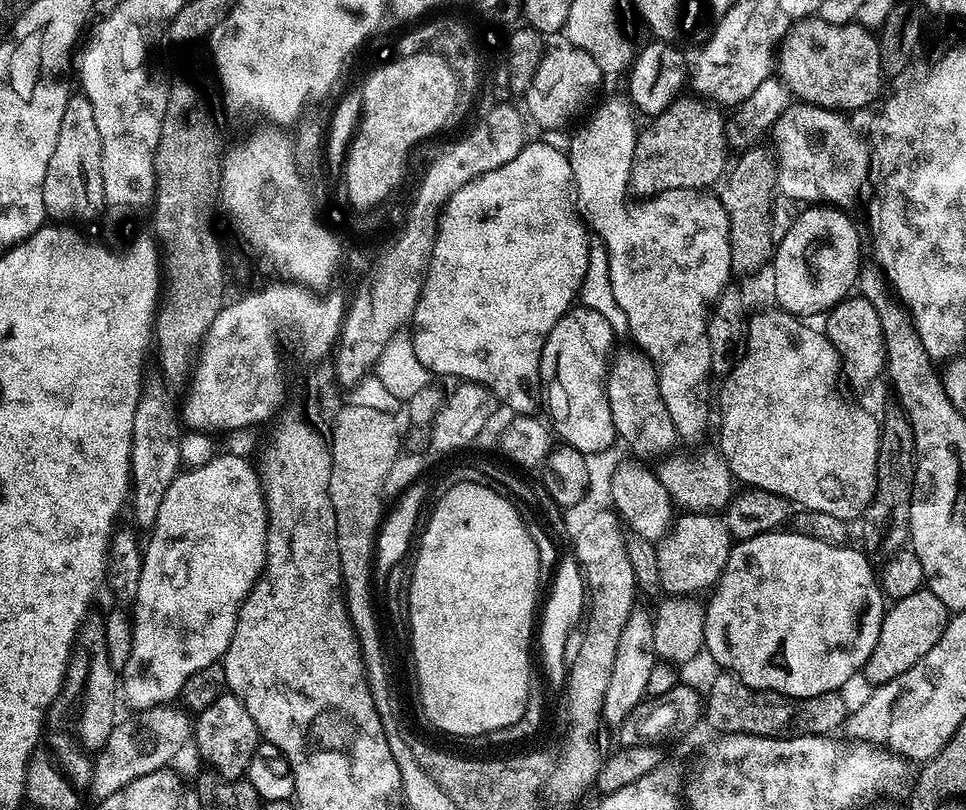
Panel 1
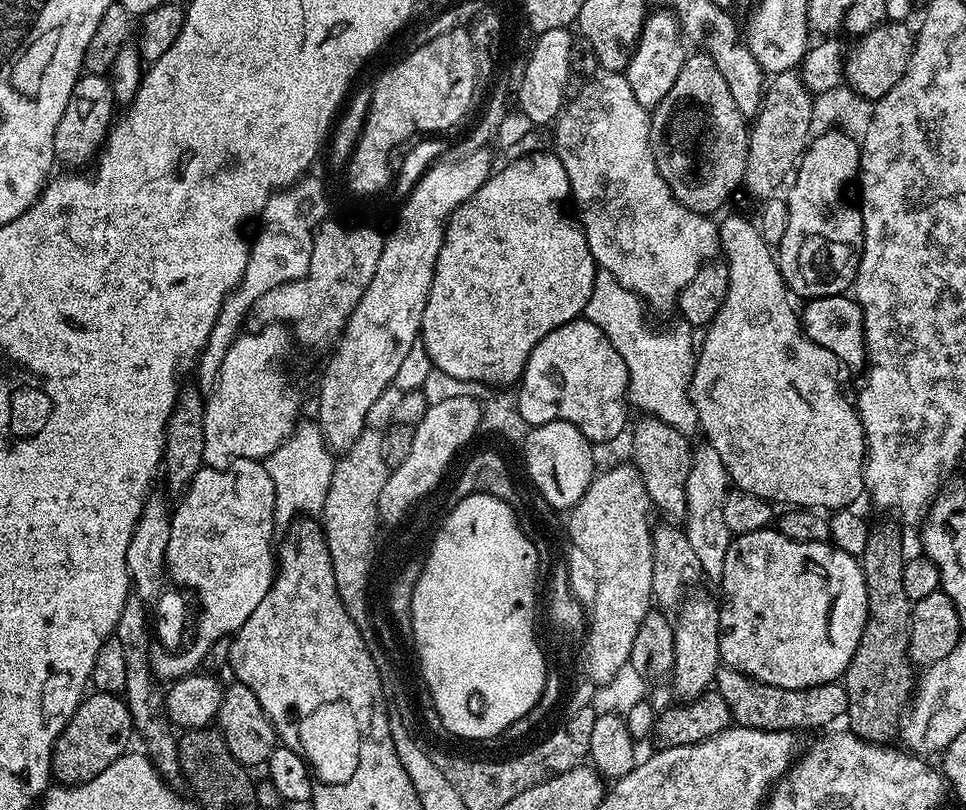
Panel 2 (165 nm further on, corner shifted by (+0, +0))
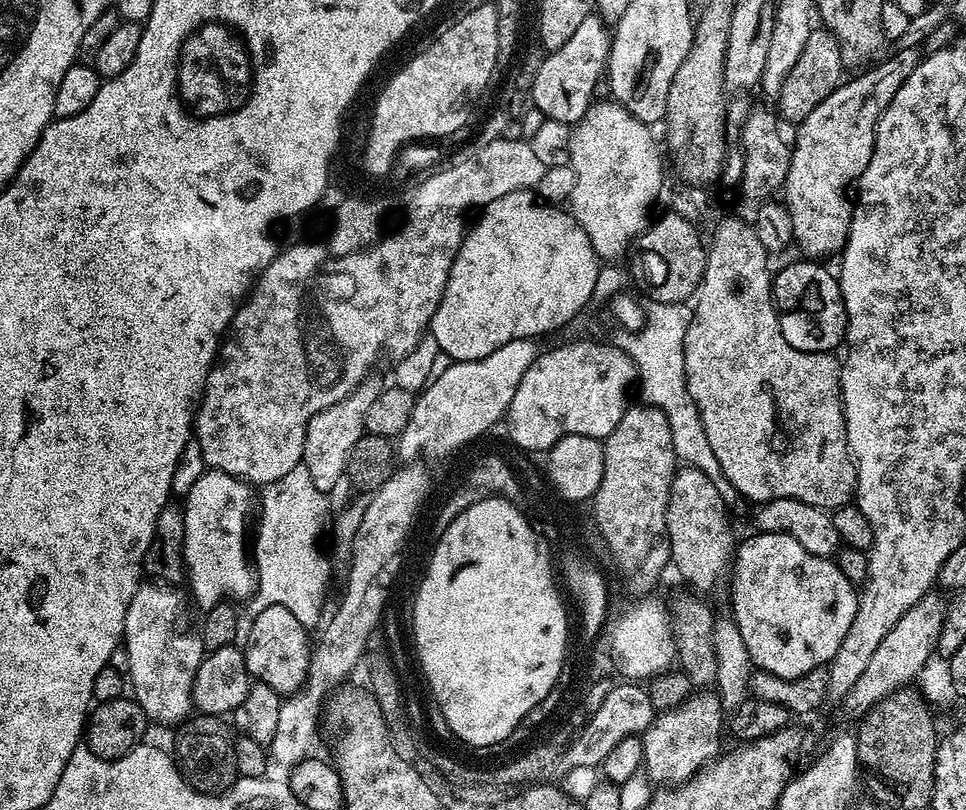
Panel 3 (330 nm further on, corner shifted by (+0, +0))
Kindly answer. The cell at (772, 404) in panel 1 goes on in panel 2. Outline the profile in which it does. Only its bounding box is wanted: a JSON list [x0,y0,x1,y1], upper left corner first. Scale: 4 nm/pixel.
[688,216,866,510]

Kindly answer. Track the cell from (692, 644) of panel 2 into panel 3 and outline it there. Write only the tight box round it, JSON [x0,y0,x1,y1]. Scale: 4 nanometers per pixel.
[643,690,726,786]

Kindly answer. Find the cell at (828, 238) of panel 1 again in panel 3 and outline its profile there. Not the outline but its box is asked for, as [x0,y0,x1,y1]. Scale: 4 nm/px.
[782,48,922,258]

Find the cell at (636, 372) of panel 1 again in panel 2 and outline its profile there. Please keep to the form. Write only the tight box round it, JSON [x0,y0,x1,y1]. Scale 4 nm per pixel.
[631,415,693,521]

